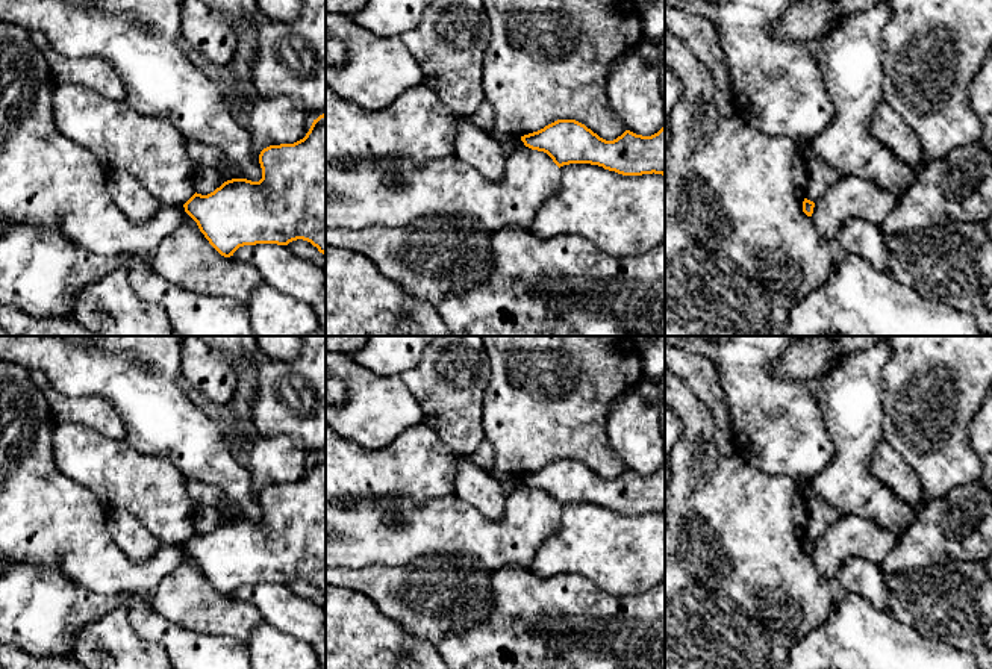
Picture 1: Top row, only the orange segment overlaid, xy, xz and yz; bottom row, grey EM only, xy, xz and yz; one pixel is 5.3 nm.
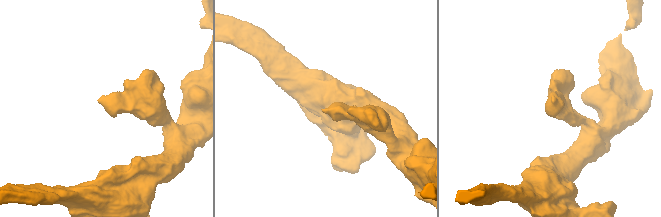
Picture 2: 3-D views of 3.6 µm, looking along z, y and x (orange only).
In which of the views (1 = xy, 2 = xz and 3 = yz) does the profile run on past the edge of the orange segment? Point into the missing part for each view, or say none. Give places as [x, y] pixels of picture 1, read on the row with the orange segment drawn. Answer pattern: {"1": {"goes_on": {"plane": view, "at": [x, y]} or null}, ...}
{"1": {"goes_on": null}, "2": {"goes_on": null}, "3": {"goes_on": null}}

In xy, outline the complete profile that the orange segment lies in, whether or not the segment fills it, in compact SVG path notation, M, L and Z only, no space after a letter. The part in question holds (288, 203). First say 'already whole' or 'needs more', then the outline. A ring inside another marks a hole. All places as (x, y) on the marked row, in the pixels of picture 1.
already whole; M326 114L314 120L303 139L264 148L259 163L259 182L232 179L207 195L195 192L183 204L185 212L224 257L244 245L288 245L297 239L310 242L326 256Z

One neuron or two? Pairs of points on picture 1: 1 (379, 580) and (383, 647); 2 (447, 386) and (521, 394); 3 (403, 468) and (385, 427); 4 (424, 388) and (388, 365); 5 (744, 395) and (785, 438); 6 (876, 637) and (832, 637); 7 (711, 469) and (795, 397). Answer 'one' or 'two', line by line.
1: two
2: two
3: two
4: two
5: one
6: one
7: two

